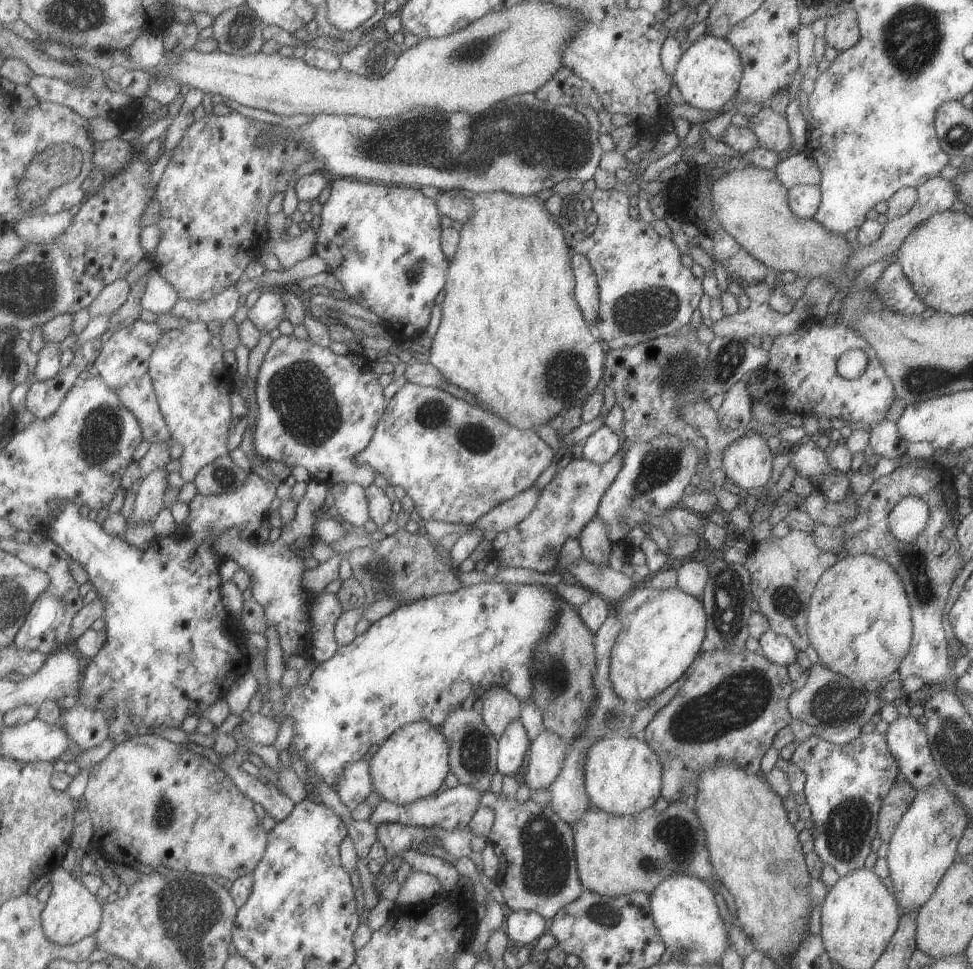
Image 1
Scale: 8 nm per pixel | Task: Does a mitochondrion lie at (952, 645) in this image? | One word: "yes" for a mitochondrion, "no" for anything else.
no

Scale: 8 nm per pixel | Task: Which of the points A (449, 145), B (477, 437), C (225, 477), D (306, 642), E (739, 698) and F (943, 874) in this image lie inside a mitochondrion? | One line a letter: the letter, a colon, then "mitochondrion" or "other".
A: mitochondrion
B: mitochondrion
C: mitochondrion
D: other
E: mitochondrion
F: other

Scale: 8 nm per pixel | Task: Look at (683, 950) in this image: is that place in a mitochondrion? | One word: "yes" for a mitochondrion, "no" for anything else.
yes

